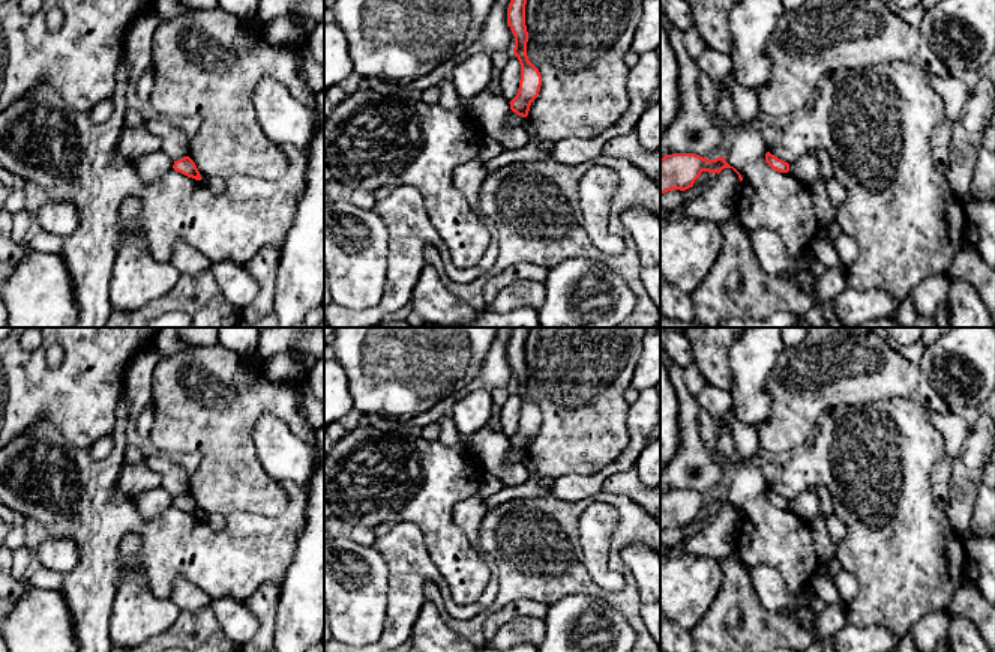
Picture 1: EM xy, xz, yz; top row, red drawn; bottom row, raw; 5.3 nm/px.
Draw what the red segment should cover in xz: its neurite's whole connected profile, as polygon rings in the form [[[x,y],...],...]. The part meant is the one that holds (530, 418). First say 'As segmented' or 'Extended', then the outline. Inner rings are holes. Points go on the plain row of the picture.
As segmented. [[[513,328],[507,344],[507,362],[515,373],[513,391],[521,401],[521,416],[516,433],[509,439],[510,446],[518,452],[527,454],[531,439],[539,433],[542,412],[539,406],[528,397],[527,379],[528,368],[525,362],[525,341],[528,328]]]

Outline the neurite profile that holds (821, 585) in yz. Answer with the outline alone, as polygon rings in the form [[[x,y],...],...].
[[[819,565],[815,575],[812,577],[809,589],[825,604],[840,601],[834,578],[828,575],[822,565]]]

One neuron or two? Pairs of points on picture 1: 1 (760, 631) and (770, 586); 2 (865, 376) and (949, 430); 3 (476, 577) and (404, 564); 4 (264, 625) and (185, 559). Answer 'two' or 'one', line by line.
1: two
2: two
3: two
4: two

